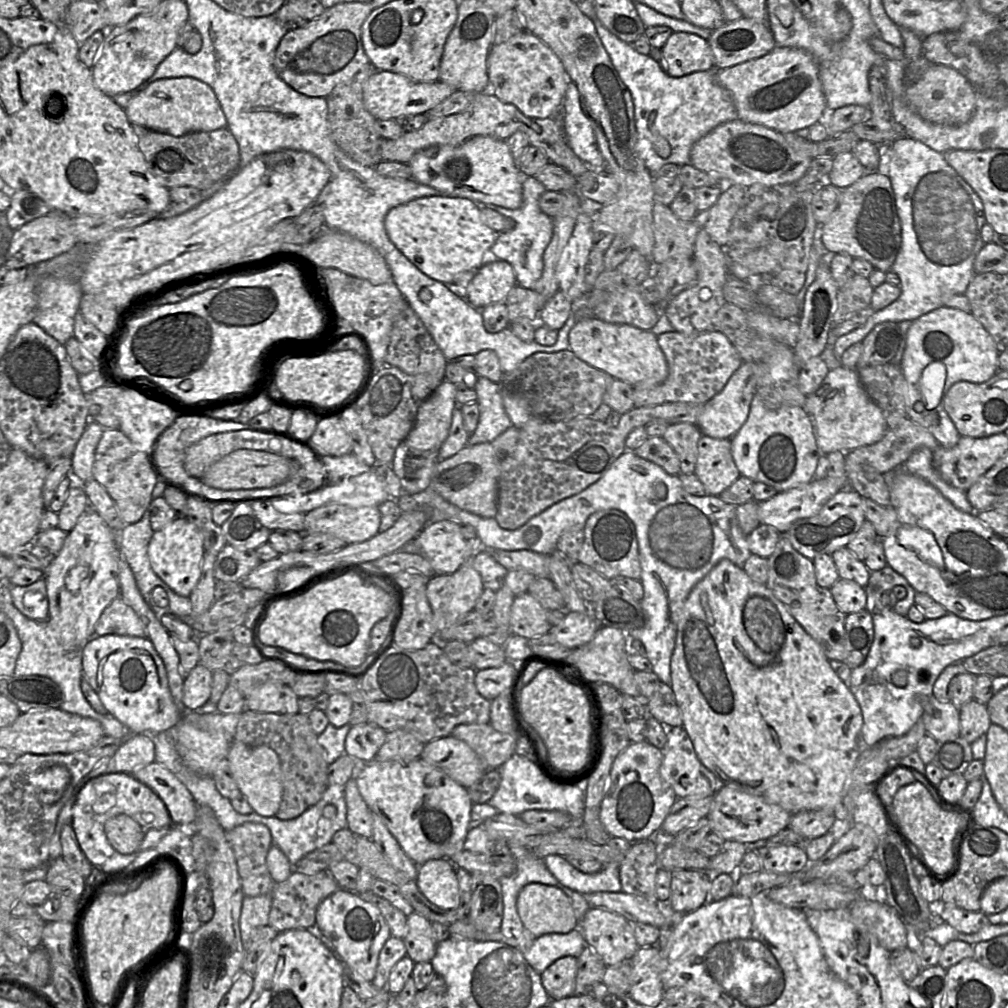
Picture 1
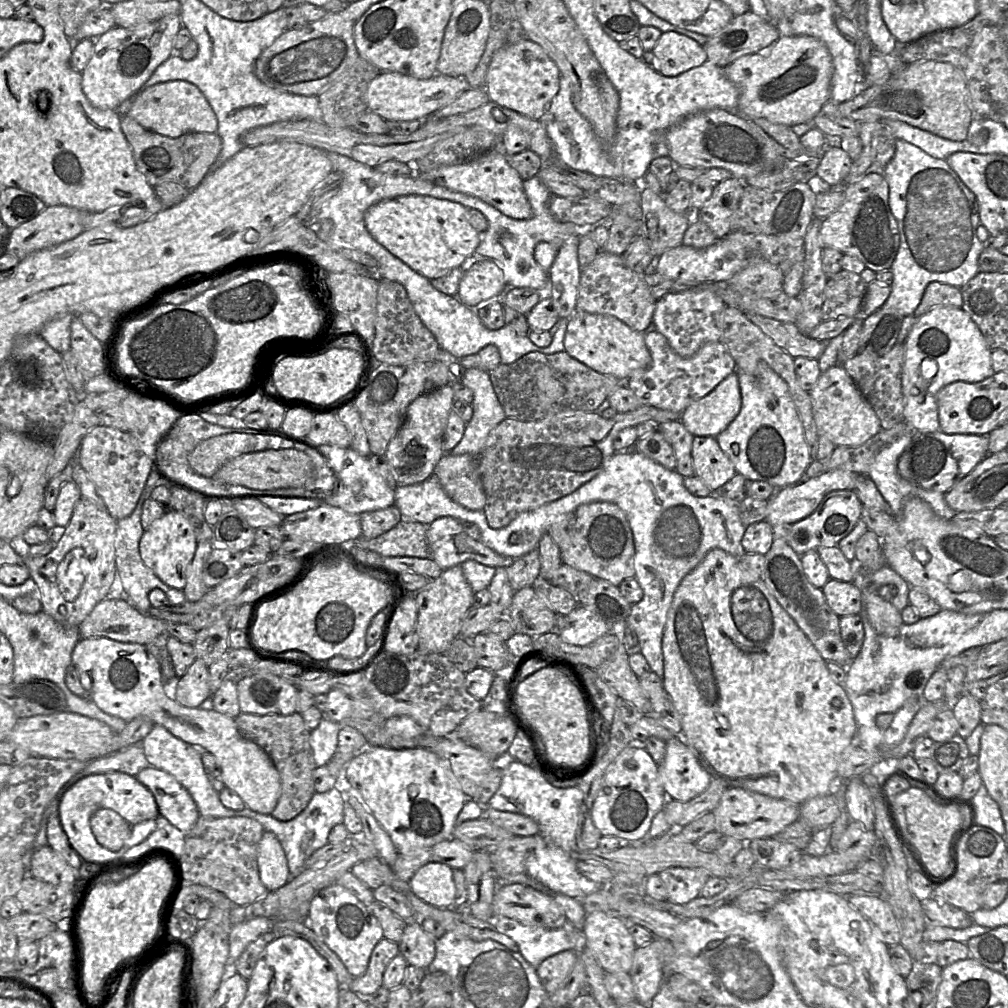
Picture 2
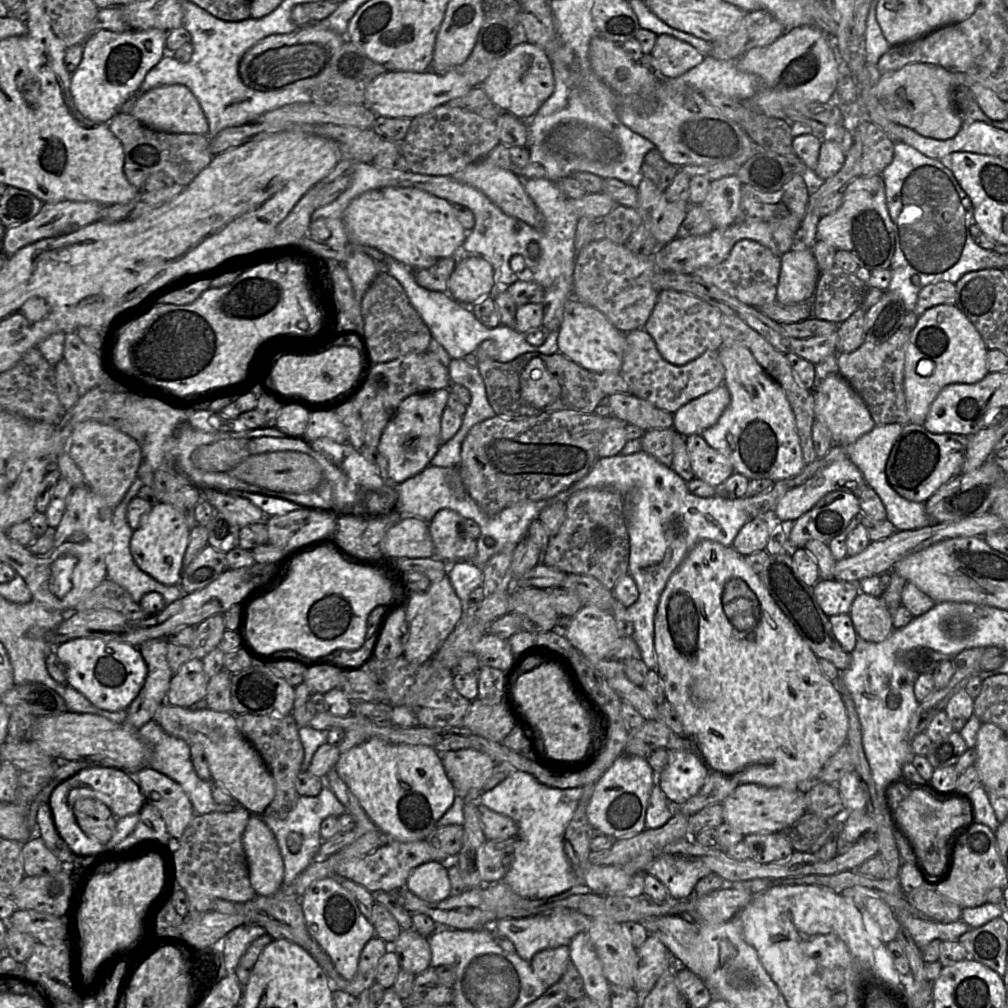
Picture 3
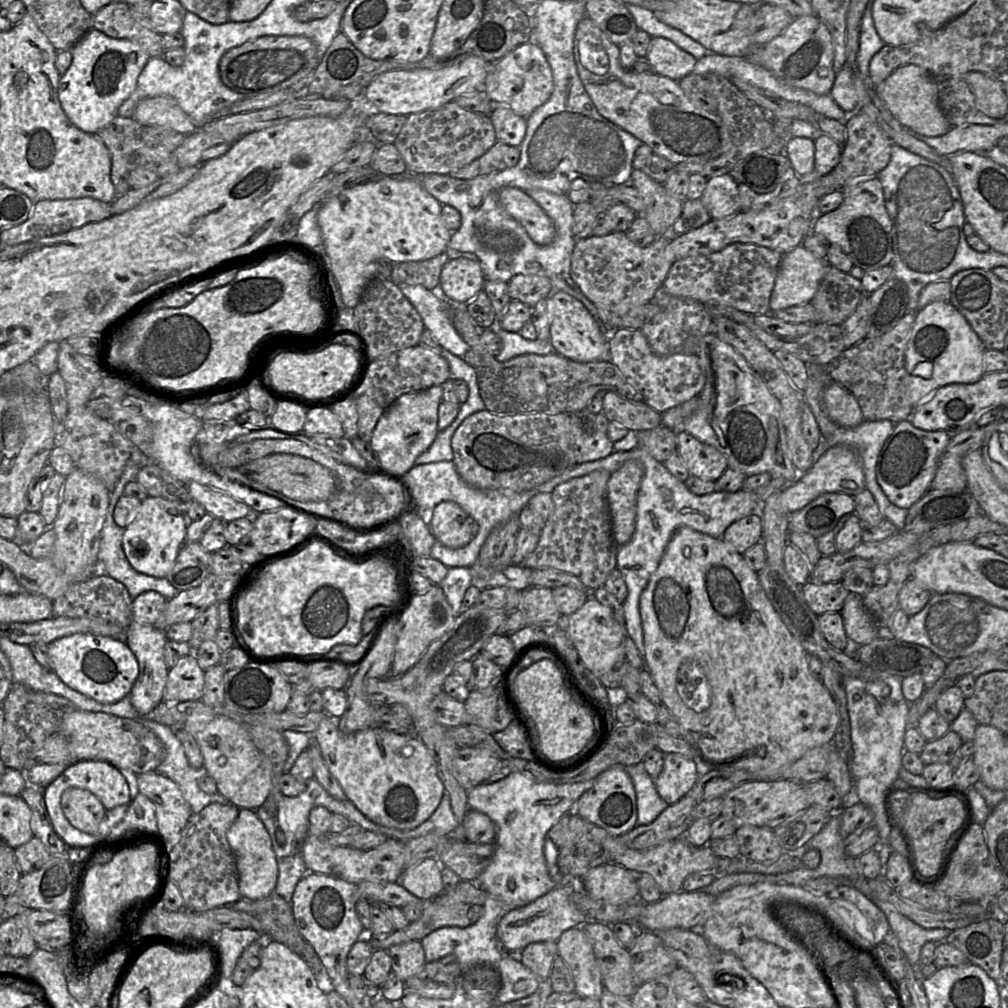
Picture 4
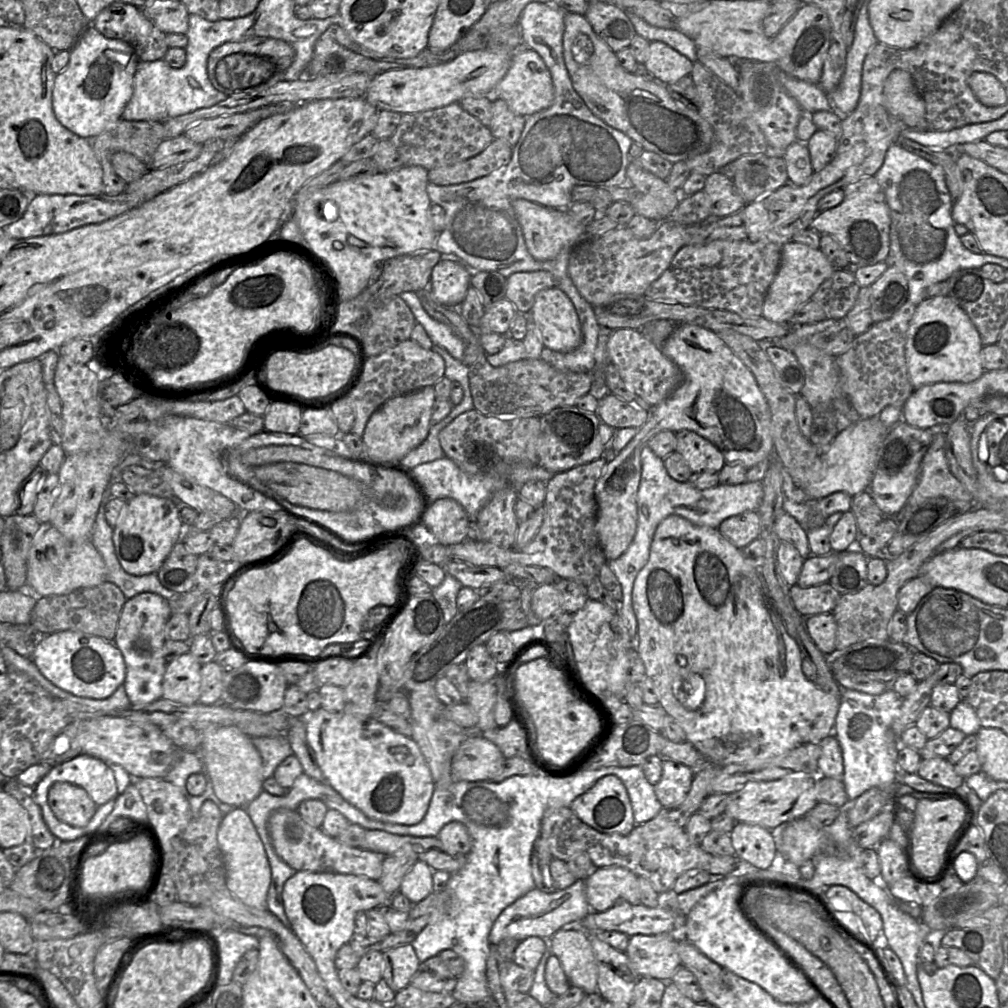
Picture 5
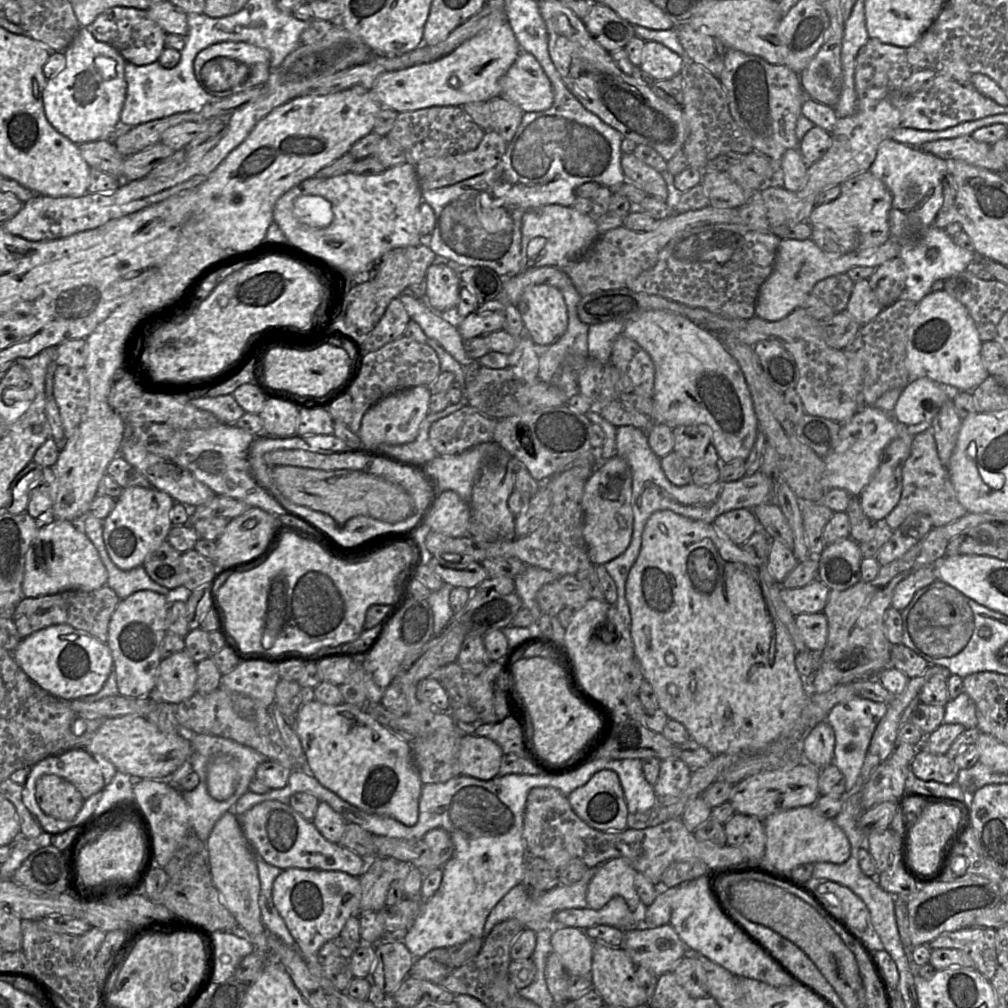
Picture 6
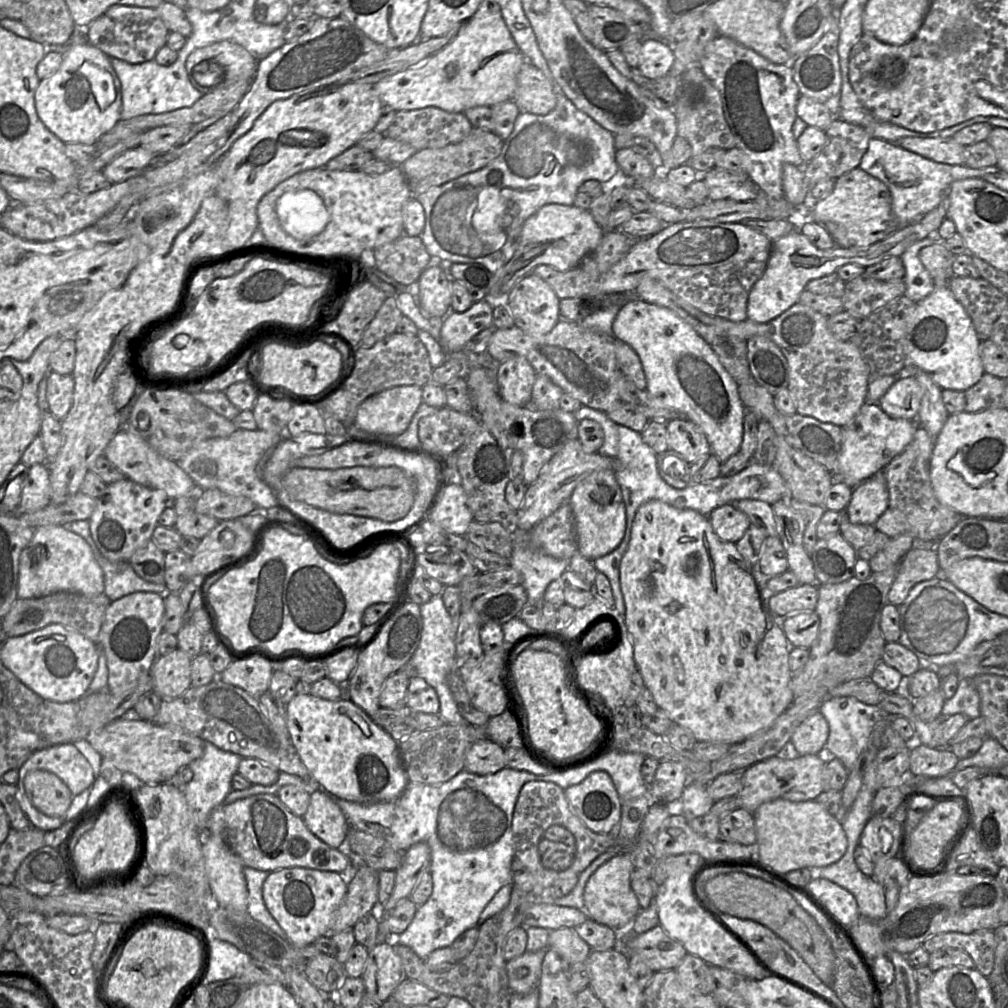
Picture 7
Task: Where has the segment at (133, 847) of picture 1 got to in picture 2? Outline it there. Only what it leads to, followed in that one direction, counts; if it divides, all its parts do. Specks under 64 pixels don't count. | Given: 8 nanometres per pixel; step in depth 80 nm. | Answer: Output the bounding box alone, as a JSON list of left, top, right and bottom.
[90,809,131,850]

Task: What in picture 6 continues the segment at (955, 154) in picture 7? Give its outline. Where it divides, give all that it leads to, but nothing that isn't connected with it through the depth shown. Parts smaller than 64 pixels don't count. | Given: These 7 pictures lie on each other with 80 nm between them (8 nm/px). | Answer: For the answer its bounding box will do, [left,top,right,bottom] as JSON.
[919,136,1007,173]

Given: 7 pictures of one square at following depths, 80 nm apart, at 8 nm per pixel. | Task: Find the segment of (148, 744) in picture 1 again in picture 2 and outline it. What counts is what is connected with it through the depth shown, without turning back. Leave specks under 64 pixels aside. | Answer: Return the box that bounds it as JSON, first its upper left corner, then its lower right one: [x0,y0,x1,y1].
[60,743,149,792]

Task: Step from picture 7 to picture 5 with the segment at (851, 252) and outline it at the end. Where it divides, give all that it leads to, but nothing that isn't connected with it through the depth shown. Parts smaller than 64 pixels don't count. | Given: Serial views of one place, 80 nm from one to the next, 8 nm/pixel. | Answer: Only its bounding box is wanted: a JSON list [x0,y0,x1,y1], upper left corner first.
[762,241,837,324]

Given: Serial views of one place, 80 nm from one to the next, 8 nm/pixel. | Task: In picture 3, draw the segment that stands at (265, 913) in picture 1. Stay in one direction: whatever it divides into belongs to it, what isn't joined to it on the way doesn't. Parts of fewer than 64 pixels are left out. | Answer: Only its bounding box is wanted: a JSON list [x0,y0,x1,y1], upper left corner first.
[219,925,266,974]

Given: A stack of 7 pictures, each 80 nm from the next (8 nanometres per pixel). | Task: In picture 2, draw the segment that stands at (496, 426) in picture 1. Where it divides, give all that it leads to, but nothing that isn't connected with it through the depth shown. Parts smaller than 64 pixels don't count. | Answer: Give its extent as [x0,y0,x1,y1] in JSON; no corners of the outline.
[446,368,507,457]

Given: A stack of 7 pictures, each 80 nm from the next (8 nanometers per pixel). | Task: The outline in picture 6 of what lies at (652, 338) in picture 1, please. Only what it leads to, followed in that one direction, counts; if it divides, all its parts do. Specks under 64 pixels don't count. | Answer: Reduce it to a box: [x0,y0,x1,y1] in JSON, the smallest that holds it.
[516,284,568,347]

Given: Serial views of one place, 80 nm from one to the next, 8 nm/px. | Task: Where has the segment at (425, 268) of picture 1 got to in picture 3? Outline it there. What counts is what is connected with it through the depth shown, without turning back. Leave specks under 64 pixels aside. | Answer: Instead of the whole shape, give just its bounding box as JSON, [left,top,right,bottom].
[343,187,467,270]

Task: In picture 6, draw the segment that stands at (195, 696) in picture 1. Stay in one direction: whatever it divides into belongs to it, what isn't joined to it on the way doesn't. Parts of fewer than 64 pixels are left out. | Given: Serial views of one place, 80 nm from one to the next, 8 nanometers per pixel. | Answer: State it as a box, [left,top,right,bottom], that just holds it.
[155,650,197,704]

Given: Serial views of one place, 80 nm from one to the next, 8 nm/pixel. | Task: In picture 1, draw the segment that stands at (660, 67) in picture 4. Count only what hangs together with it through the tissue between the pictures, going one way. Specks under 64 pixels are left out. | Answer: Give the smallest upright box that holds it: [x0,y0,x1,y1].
[661,31,715,77]

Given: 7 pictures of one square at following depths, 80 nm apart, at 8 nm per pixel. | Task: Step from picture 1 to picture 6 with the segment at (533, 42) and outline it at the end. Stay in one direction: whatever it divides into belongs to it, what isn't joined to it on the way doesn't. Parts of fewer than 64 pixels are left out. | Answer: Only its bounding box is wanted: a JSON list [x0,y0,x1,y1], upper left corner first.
[501,53,554,112]

